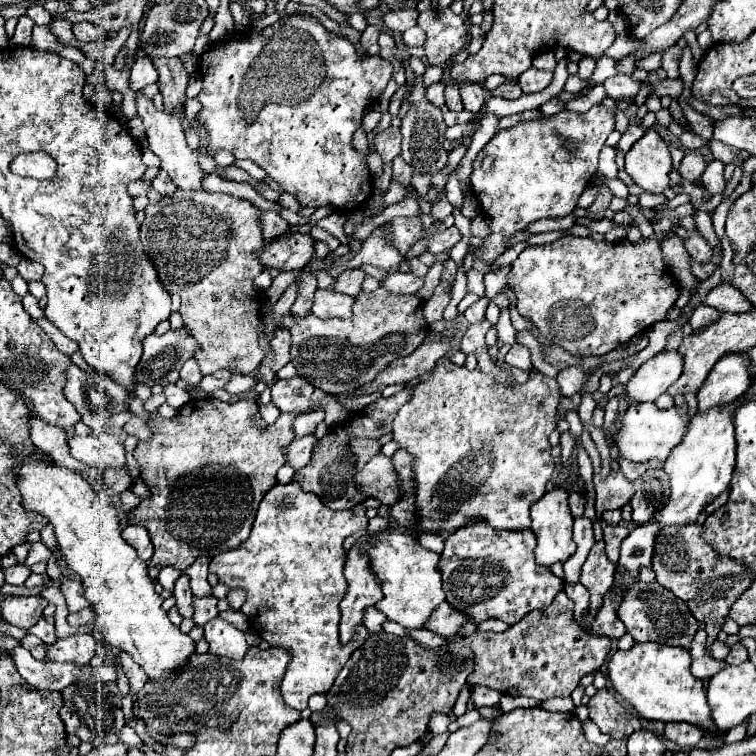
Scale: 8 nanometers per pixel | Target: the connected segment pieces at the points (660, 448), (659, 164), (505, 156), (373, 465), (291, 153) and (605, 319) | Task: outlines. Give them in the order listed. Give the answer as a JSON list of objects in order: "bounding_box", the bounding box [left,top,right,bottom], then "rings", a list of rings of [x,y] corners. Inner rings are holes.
[{"bounding_box":[614,402,690,462],"rings":[[[654,402],[630,406],[626,410],[626,414],[622,416],[620,430],[614,436],[614,444],[618,446],[620,456],[628,458],[632,462],[648,462],[652,458],[658,458],[664,462],[668,458],[668,454],[672,452],[672,448],[676,448],[682,442],[684,434],[688,432],[688,424],[690,424],[690,418],[688,418],[686,402],[682,406],[672,406],[666,410],[656,408]]]},{"bounding_box":[626,128,672,194],"rings":[[[652,128],[626,154],[626,172],[646,192],[662,194],[668,188],[670,170],[672,158],[666,142]]]},{"bounding_box":[472,104,614,264],"rings":[[[596,104],[586,114],[562,110],[554,116],[518,122],[516,126],[498,132],[478,154],[472,172],[474,196],[478,198],[482,212],[488,216],[492,230],[484,244],[474,252],[474,260],[480,258],[482,262],[492,264],[506,252],[506,238],[514,232],[526,230],[526,226],[536,220],[570,214],[598,170],[598,152],[614,130],[614,122],[614,112]],[[568,140],[574,144],[574,152],[566,148]],[[486,156],[494,158],[490,170],[482,170],[482,160]]]},{"bounding_box":[356,454,400,506],"rings":[[[384,454],[374,456],[358,474],[356,484],[372,498],[378,498],[386,506],[394,506],[400,498],[400,478],[392,466],[392,460]]]},{"bounding_box":[198,14,392,210],"rings":[[[304,14],[304,16],[284,16],[280,22],[260,30],[258,34],[248,34],[246,38],[230,38],[224,42],[214,42],[208,46],[208,52],[204,52],[200,56],[200,70],[202,70],[202,92],[198,94],[198,100],[202,102],[202,110],[198,114],[198,120],[206,126],[208,130],[208,150],[212,154],[216,154],[220,148],[232,152],[236,158],[248,158],[252,162],[256,162],[262,170],[266,170],[266,174],[270,178],[274,178],[288,194],[296,196],[300,206],[336,206],[340,210],[354,210],[360,206],[362,200],[370,198],[370,190],[372,190],[372,182],[370,182],[370,170],[366,164],[366,158],[362,158],[354,148],[352,148],[352,134],[360,128],[364,110],[368,104],[372,104],[374,100],[378,100],[378,96],[382,94],[382,90],[386,88],[390,76],[392,76],[392,64],[388,60],[382,58],[364,58],[358,60],[356,48],[354,44],[334,32],[328,32],[314,16]]]},{"bounding_box":[508,232,680,356],"rings":[[[654,232],[650,238],[640,238],[636,244],[628,240],[610,244],[592,238],[564,236],[552,244],[528,246],[512,262],[508,274],[508,286],[516,292],[516,308],[548,342],[576,356],[604,356],[620,344],[626,344],[632,336],[648,330],[654,322],[664,320],[678,300],[680,288],[668,270],[660,246],[666,236],[664,232]]]}]

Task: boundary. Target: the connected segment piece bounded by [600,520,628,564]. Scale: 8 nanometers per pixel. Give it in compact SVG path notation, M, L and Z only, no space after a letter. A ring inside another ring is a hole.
M600 520L600 526L602 526L602 532L604 532L604 542L606 542L606 554L610 558L610 562L618 562L618 556L620 556L620 544L622 544L622 538L628 536L628 528L622 526L622 524L616 524L616 526L610 526L608 522Z

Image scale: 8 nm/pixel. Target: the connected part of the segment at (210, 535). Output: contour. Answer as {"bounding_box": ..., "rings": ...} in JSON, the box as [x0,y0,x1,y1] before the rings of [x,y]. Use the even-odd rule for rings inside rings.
{"bounding_box":[130,398,296,570],"rings":[[[202,398],[184,404],[170,420],[154,418],[152,442],[140,442],[134,450],[134,458],[140,464],[140,478],[150,488],[150,498],[142,500],[130,518],[130,524],[140,524],[148,530],[154,544],[154,556],[148,566],[174,566],[184,570],[198,554],[214,558],[214,554],[232,550],[248,538],[258,502],[276,482],[276,472],[286,462],[284,450],[294,440],[290,422],[296,416],[282,412],[268,430],[254,430],[250,426],[250,414],[254,410],[258,410],[258,404],[252,398],[230,404],[216,398]]]}

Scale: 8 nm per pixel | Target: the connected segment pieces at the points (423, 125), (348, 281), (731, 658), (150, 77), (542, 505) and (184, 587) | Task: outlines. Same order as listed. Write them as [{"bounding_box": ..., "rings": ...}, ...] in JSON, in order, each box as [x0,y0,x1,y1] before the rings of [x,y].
[{"bounding_box":[400,56,448,174],"rings":[[[411,56],[408,64],[416,75],[416,84],[414,90],[412,90],[412,94],[410,94],[410,110],[402,118],[402,126],[400,126],[400,132],[402,132],[402,158],[416,172],[422,172],[422,174],[424,172],[440,172],[442,166],[448,160],[448,152],[442,148],[442,142],[446,140],[444,138],[446,126],[444,126],[442,110],[436,108],[434,104],[430,104],[428,98],[426,98],[426,86],[424,86],[422,80],[423,74],[426,71],[424,62],[420,58]]]},{"bounding_box":[332,268,366,296],"rings":[[[356,268],[356,270],[346,270],[338,276],[336,280],[336,286],[332,290],[338,290],[338,292],[344,292],[344,294],[350,294],[350,296],[358,296],[362,292],[362,282],[366,278],[366,272]]]},{"bounding_box":[726,644,748,664],"rings":[[[734,644],[734,646],[730,646],[730,654],[726,656],[726,664],[740,664],[740,662],[744,662],[744,660],[748,660],[748,652],[746,652],[746,648],[742,646],[742,644]]]},{"bounding_box":[130,58,158,92],"rings":[[[138,58],[130,70],[130,88],[136,92],[136,90],[142,90],[144,86],[156,84],[156,82],[158,82],[158,72],[152,66],[152,60],[150,58]]]},{"bounding_box":[530,488,576,566],"rings":[[[554,488],[552,492],[546,492],[534,506],[530,508],[532,518],[532,532],[536,536],[536,562],[540,566],[552,566],[556,562],[566,562],[576,552],[576,542],[572,540],[572,514],[568,508],[568,492],[564,488]]]},{"bounding_box":[174,574,194,618],"rings":[[[182,574],[176,582],[176,588],[174,588],[174,596],[176,596],[176,608],[180,612],[182,618],[192,618],[194,614],[194,608],[192,608],[192,592],[190,592],[190,586],[188,586],[188,578]]]}]

